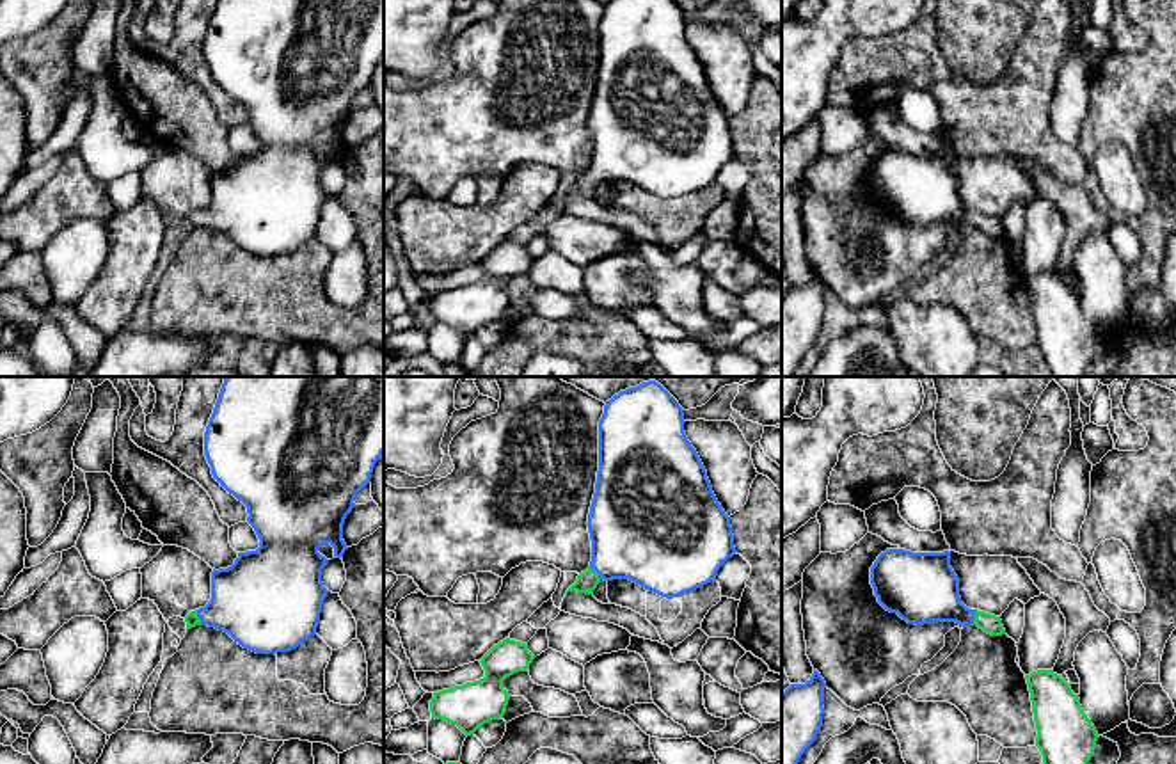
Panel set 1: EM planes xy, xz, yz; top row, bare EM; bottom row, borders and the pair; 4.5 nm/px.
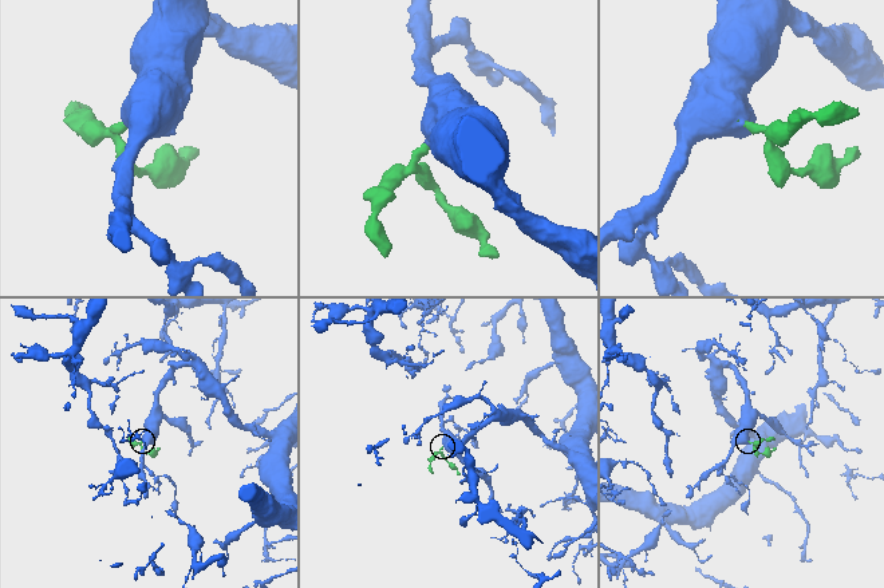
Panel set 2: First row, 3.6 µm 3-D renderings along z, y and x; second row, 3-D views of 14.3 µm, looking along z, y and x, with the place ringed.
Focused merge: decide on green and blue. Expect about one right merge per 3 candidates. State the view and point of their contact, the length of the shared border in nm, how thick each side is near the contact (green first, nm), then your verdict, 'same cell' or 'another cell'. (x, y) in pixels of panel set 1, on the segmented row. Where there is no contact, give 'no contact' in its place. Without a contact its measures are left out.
contact yz (976, 617); length 80 nm; calibres 90 and 280 nm; same cell

